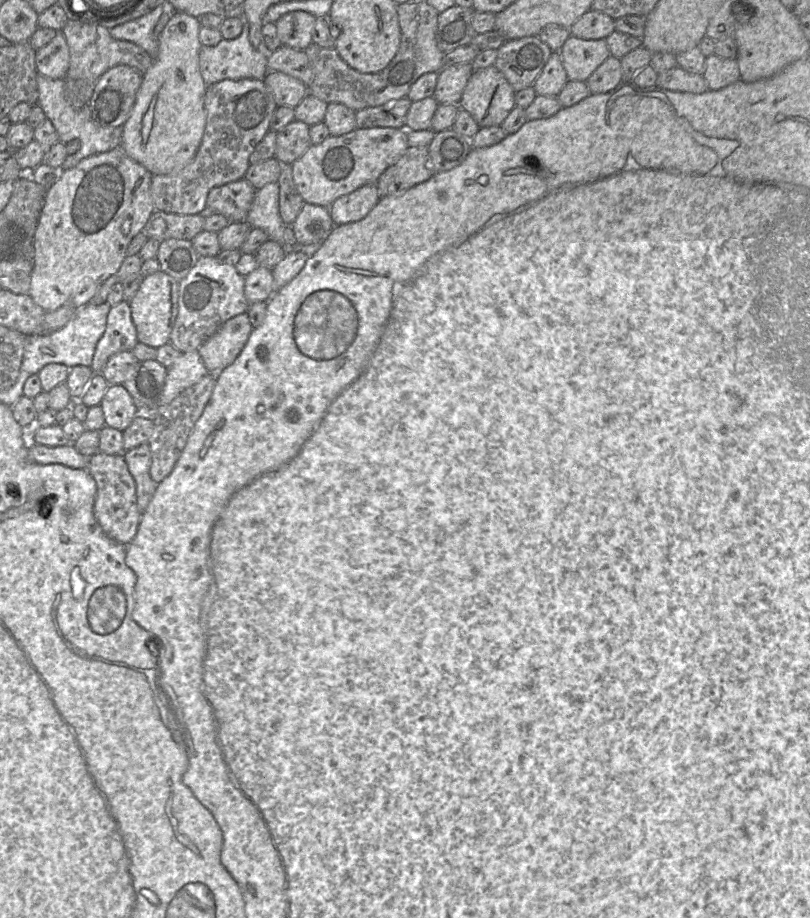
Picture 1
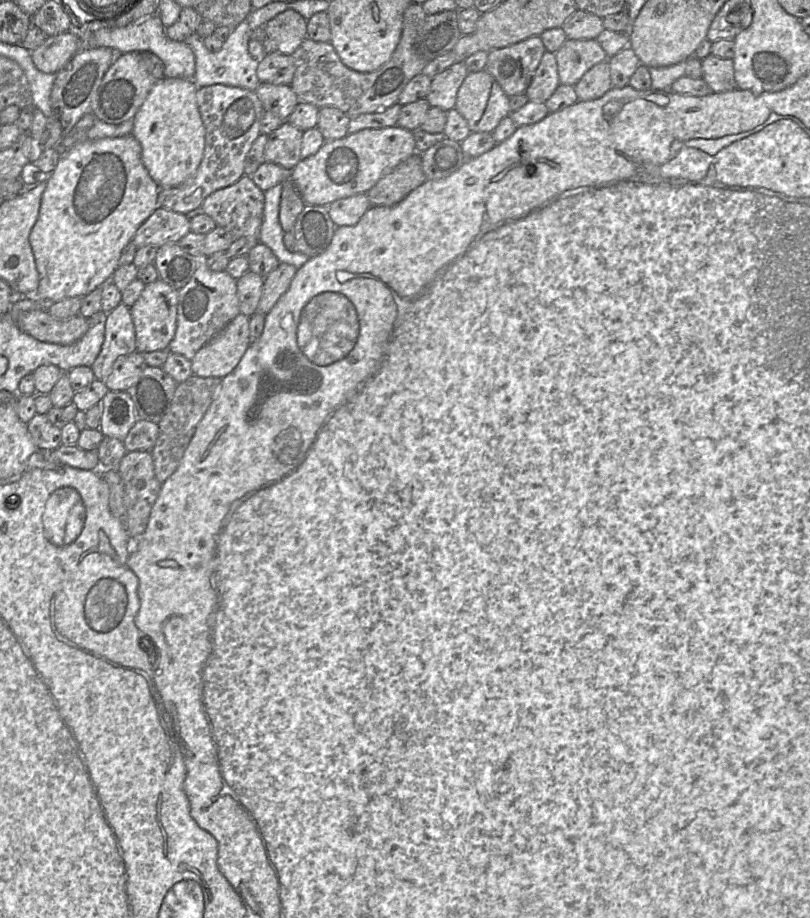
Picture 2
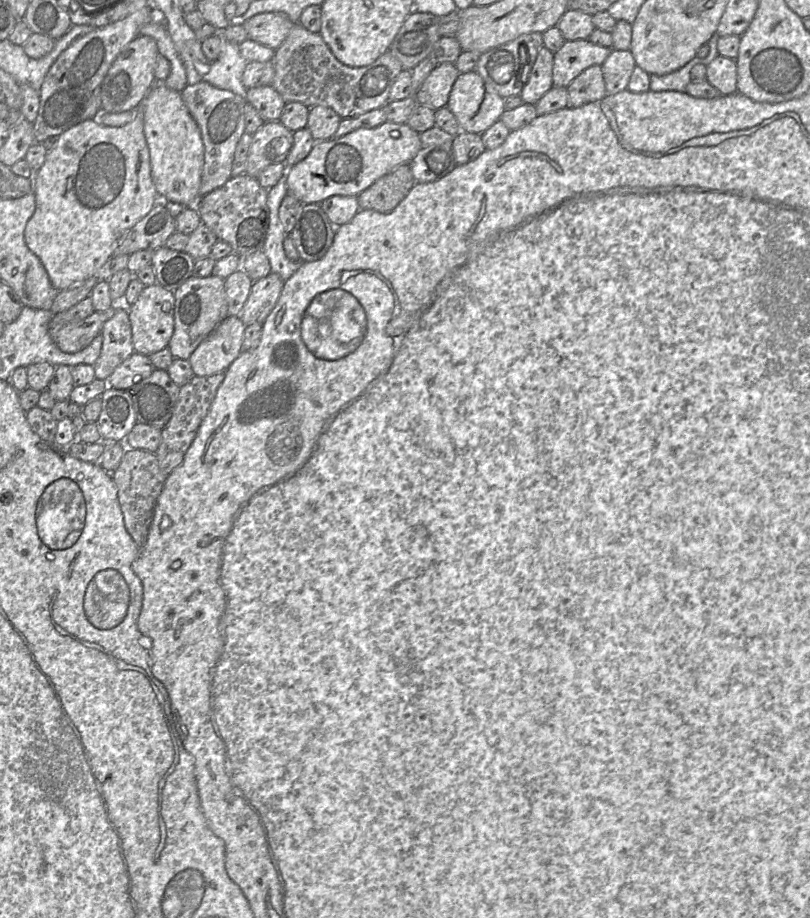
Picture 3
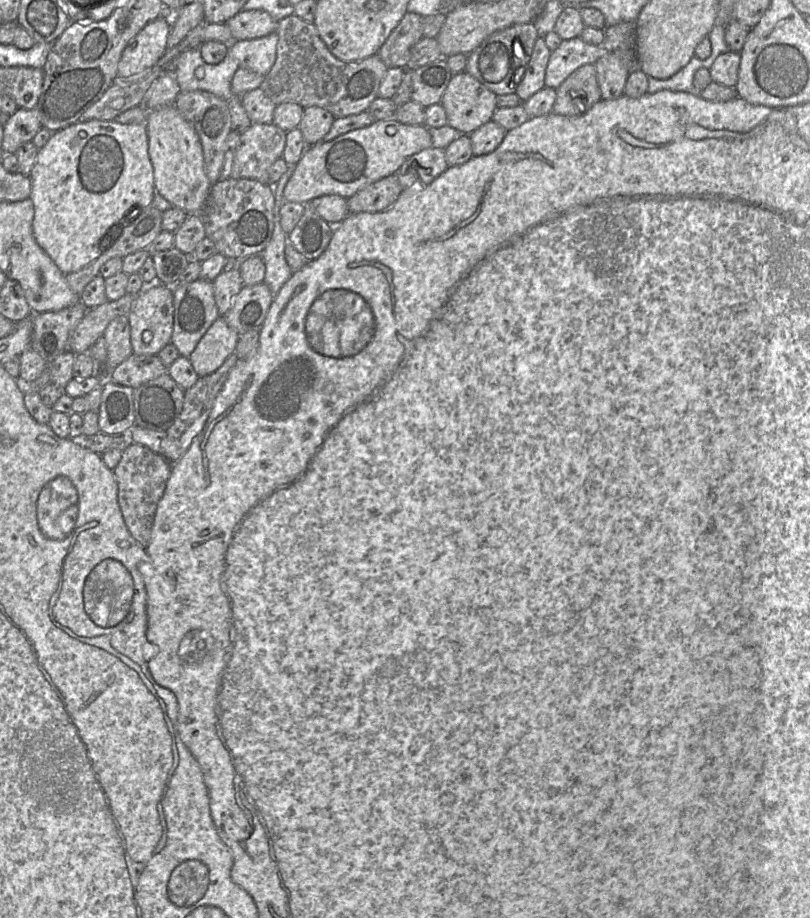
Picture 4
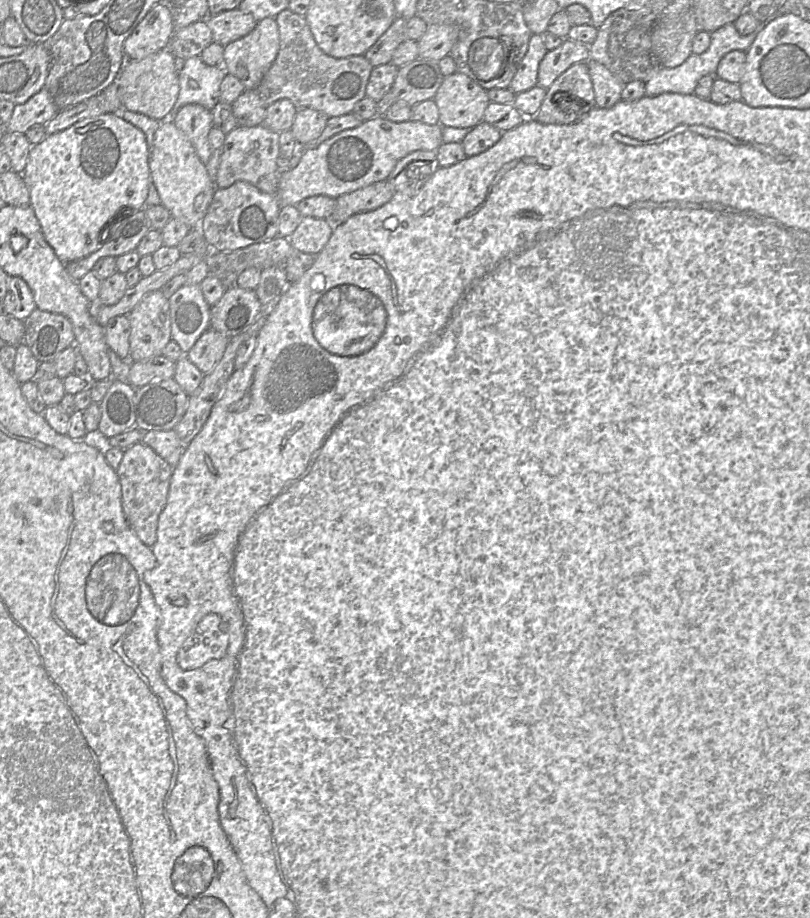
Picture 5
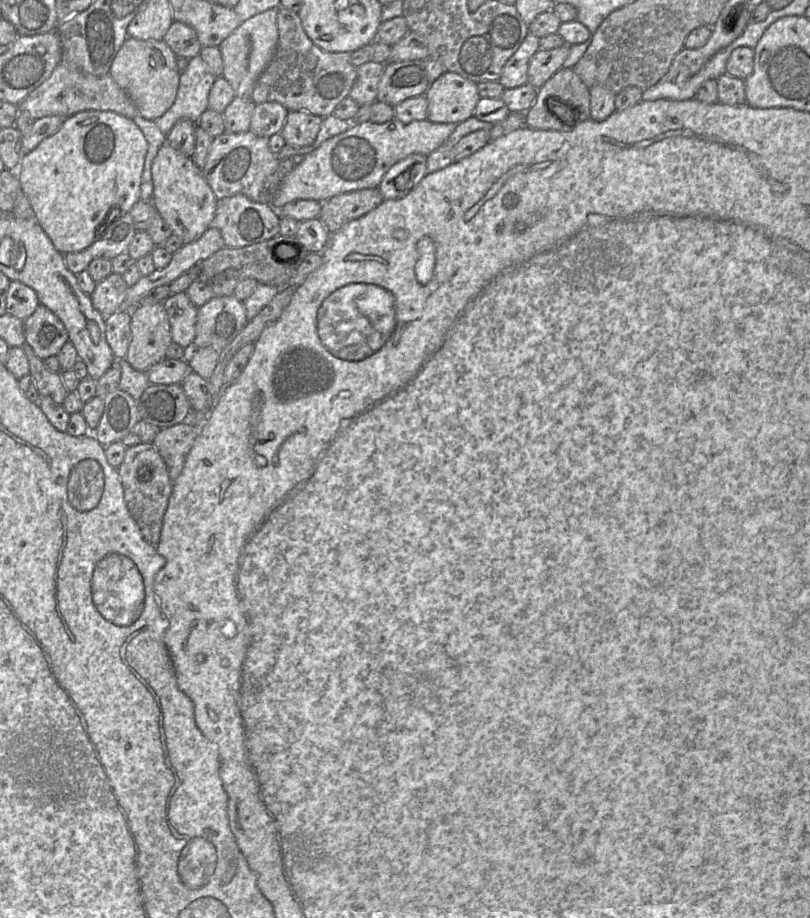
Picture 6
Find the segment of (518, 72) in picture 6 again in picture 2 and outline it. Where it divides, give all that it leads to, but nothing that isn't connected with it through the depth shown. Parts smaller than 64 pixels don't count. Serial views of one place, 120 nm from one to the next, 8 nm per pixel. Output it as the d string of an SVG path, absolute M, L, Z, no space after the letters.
M545 51L524 93L532 102L545 103L559 85L556 56Z

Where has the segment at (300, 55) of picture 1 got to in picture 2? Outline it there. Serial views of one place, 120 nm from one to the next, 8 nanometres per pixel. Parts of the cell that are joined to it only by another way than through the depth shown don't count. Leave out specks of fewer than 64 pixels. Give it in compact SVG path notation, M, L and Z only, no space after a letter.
M269 51L258 62L256 73L260 83L290 85L295 73L295 64L291 55Z

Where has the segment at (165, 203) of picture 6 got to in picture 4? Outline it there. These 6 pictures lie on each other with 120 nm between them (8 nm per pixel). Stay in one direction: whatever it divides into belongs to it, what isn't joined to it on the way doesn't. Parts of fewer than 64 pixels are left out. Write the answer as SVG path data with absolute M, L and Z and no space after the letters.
M175 105L149 111L147 123L148 151L154 171L155 188L164 199L187 214L199 214L204 205L212 183L205 173L203 148L194 125L187 121Z

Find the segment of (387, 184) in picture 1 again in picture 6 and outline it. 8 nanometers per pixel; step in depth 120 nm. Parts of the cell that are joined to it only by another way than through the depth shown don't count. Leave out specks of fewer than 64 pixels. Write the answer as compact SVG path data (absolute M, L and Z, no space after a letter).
M377 187L339 194L321 203L318 218L330 234L335 233L351 220L376 208L383 200Z

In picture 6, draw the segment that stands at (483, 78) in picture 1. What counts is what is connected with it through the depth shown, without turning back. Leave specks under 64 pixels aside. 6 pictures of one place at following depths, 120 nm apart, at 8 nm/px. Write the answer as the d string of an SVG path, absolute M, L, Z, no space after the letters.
M446 71L434 82L431 82L424 96L427 100L427 120L434 123L461 123L473 116L480 99L475 82L461 75Z

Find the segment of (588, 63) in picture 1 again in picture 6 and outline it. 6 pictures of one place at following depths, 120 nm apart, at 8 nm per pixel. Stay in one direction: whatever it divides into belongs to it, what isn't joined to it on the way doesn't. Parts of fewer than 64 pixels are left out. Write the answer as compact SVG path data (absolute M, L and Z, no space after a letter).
M564 44L559 48L537 50L529 61L528 84L536 89L542 87L563 66L569 55L570 46Z

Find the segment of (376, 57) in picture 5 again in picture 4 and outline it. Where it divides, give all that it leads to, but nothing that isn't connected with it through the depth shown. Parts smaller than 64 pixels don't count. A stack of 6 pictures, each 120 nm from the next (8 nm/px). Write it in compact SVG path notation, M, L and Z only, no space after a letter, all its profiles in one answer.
M406 12L376 55L388 68L406 68L411 48L421 38L423 38L422 16Z

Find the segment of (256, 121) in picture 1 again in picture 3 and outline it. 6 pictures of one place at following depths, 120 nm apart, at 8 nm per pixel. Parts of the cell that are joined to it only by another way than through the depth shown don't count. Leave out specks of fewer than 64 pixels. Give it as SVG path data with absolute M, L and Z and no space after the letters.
M208 82L188 84L180 94L200 128L204 144L204 165L199 189L201 197L221 187L232 177L236 145L245 132L244 108L247 100L231 91L216 88Z

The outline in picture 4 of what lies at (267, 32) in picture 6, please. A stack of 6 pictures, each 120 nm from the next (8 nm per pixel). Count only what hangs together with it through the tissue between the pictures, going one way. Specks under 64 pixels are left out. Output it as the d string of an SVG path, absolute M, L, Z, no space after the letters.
M277 32L247 40L234 40L229 44L228 55L236 59L240 67L262 76L267 75L276 60Z

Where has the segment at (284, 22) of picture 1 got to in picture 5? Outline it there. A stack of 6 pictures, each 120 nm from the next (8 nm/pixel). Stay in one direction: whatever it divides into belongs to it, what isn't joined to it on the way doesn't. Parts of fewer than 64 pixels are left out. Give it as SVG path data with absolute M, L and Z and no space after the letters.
M238 8L208 15L205 19L211 29L213 42L225 46L249 34L256 26L256 19Z

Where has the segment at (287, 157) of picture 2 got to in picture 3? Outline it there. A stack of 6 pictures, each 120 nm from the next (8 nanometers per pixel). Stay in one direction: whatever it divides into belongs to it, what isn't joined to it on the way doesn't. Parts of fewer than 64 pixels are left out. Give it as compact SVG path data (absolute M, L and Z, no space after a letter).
M265 122L254 134L248 150L246 174L257 177L267 166L285 162L293 145L293 132L281 122Z

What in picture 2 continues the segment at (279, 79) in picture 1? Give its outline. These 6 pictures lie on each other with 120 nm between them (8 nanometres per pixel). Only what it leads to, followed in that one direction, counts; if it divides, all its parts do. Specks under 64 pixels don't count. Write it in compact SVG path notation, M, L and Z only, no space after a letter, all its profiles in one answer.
M260 83L255 93L266 112L271 112L283 121L287 121L298 104L290 85Z

